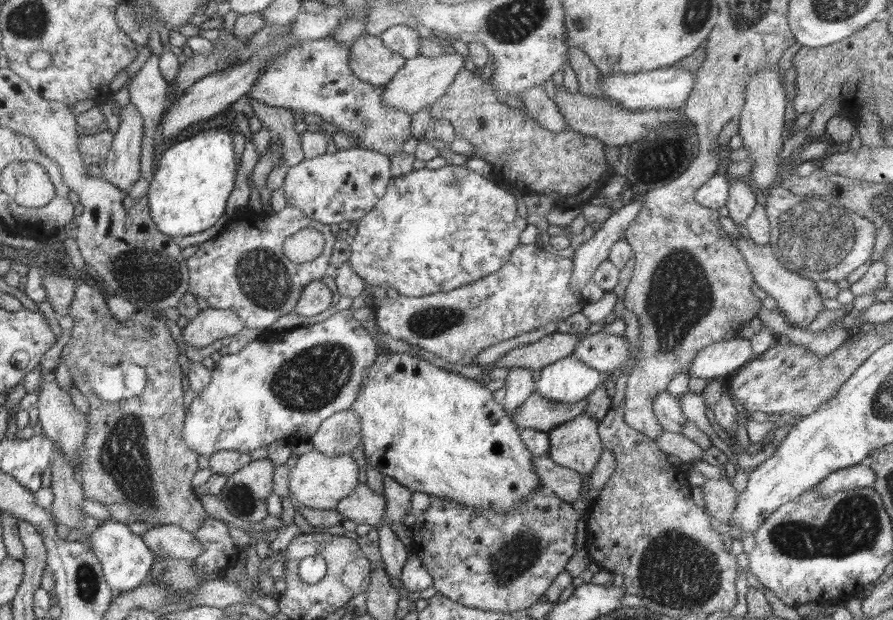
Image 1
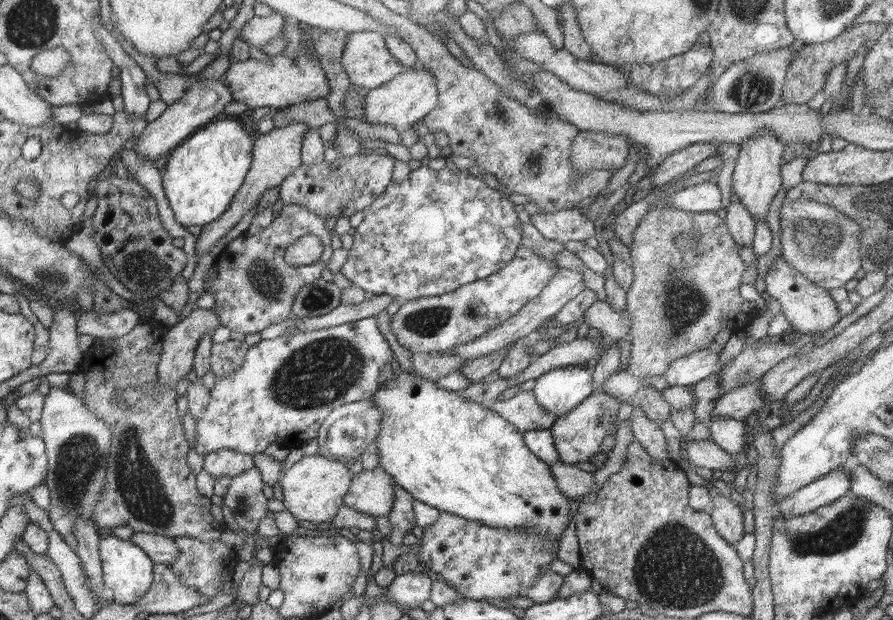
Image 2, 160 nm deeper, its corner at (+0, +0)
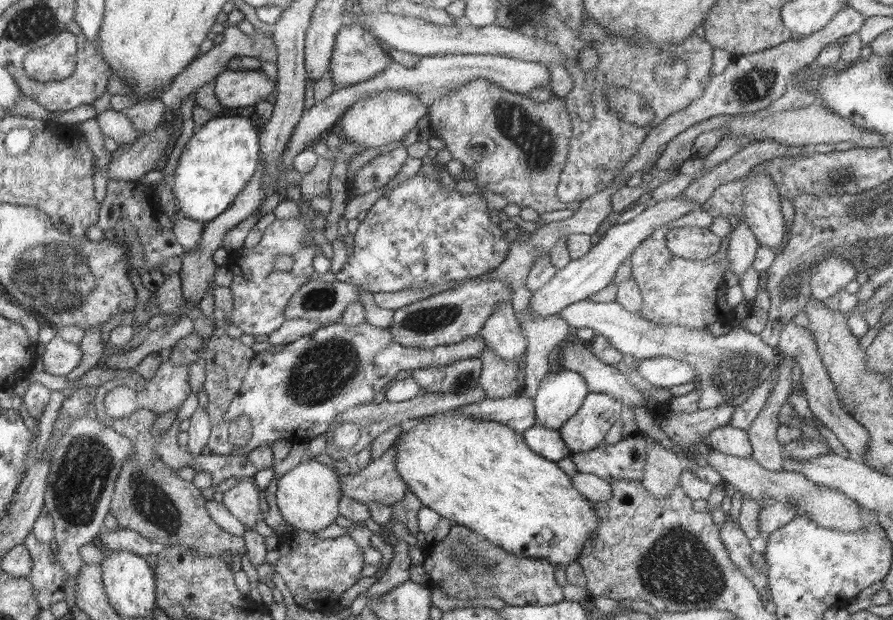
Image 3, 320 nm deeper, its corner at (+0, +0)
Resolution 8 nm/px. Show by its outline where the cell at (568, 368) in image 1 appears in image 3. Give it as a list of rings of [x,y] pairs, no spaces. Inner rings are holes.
[[[557,367],[550,370],[540,383],[533,399],[537,426],[523,432],[530,450],[555,463],[562,460],[562,458],[570,457],[572,455],[571,448],[568,448],[568,445],[562,440],[559,429],[569,418],[579,412],[588,395],[588,383],[585,378],[582,378],[581,374]]]

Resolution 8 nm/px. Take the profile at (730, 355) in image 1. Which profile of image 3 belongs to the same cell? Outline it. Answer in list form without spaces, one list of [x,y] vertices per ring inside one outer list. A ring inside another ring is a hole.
[[[673,358],[637,359],[635,368],[644,380],[666,389],[692,382],[696,377],[692,366]]]

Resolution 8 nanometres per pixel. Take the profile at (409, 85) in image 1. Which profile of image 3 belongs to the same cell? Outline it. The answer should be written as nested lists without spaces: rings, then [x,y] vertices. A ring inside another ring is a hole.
[[[385,90],[353,104],[340,118],[335,131],[342,132],[342,136],[346,137],[348,141],[362,146],[364,149],[380,147],[402,141],[427,114],[428,107],[415,94]]]

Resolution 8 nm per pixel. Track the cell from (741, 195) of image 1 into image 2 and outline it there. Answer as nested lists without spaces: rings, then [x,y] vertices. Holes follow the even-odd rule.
[[[733,199],[726,214],[726,228],[734,237],[737,246],[751,246],[755,239],[755,225],[757,222],[750,211],[738,200]]]

